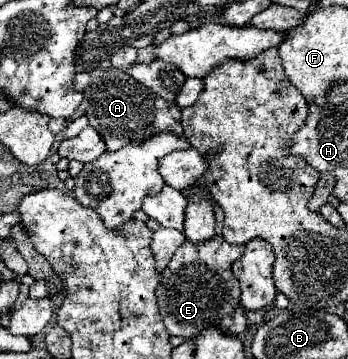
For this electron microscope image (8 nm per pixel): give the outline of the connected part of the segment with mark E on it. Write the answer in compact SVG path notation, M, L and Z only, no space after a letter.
M215 236L205 244L185 242L173 254L167 268L161 272L161 286L157 288L157 304L163 322L171 336L195 338L205 328L219 326L219 322L235 312L239 306L239 282L231 272L231 264L241 256L243 246L229 244L223 236Z

